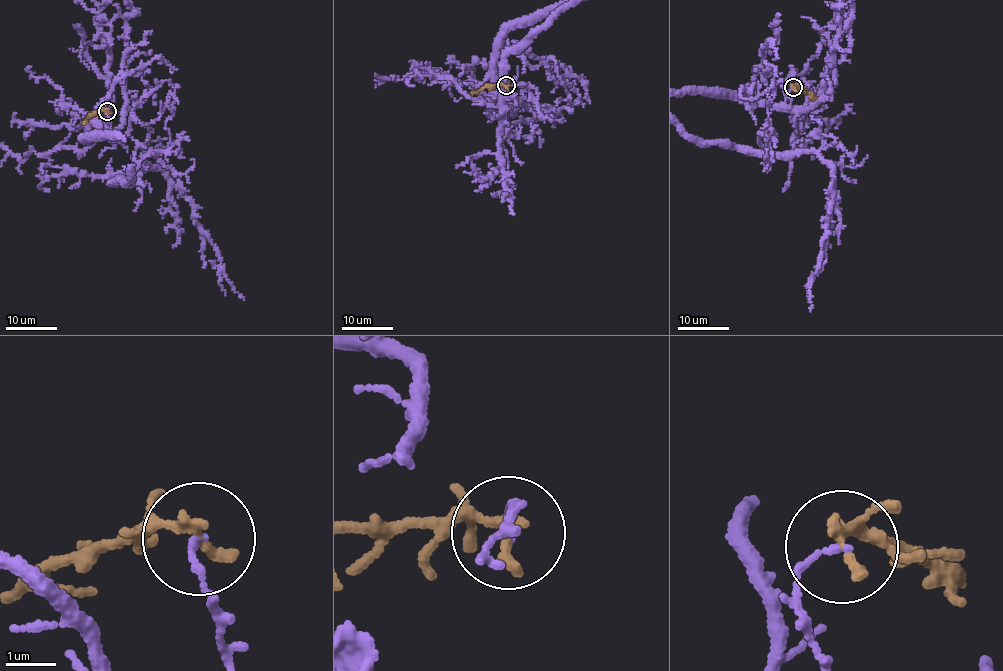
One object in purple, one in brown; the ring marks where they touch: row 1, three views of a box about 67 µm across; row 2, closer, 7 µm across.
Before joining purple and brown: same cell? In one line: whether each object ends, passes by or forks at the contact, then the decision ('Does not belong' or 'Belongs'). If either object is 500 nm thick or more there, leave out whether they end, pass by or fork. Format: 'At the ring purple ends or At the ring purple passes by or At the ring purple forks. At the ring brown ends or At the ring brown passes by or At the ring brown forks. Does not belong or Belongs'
At the ring purple ends. At the ring brown passes by. Does not belong

